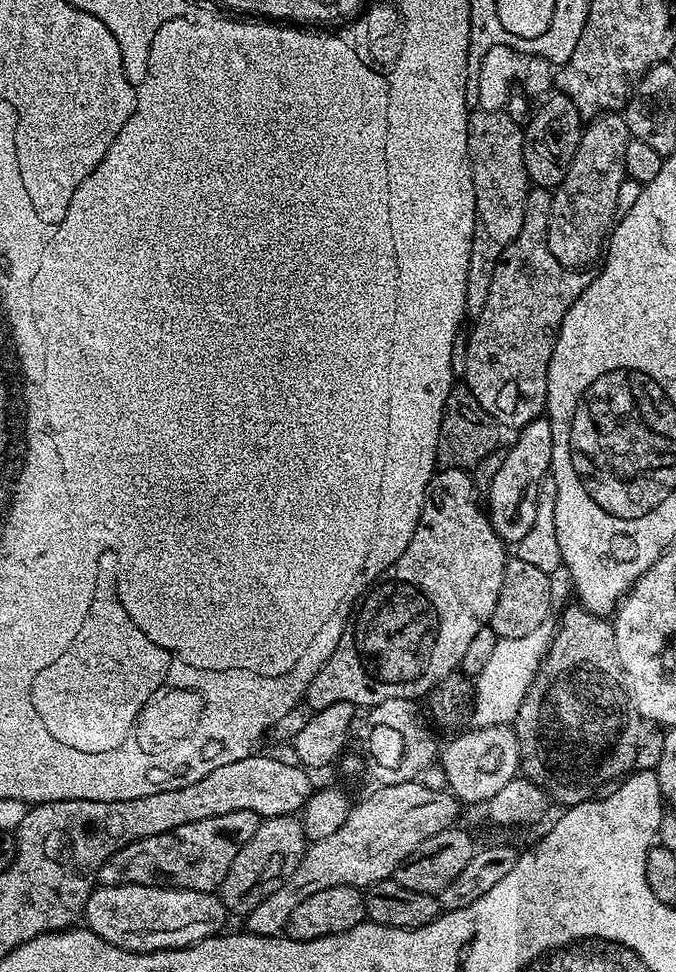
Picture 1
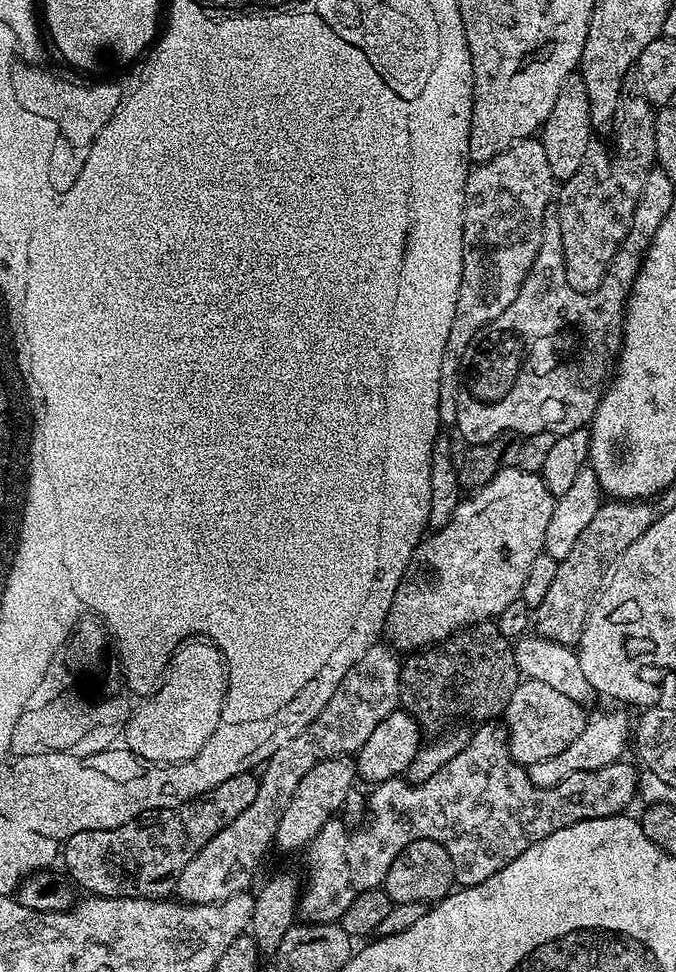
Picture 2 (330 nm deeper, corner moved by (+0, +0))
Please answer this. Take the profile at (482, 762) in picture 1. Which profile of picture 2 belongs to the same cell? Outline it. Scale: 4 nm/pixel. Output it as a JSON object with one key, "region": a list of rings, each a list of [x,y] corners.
{"region":[[[527,678],[521,679],[502,717],[503,723],[508,723],[508,732],[506,728],[508,755],[517,764],[527,766],[534,762],[542,762],[542,758],[554,758],[554,754],[562,754],[562,750],[566,750],[566,746],[570,746],[570,742],[574,742],[574,738],[578,738],[578,734],[582,734],[582,730],[588,725],[590,716],[589,713],[584,712],[587,712],[585,705],[568,698],[566,694],[551,686],[546,686],[546,683]]]}

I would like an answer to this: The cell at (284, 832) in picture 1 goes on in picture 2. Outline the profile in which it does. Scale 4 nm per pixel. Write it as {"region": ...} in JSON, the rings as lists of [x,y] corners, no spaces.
{"region":[[[339,756],[318,762],[318,766],[307,772],[306,778],[302,778],[298,786],[294,786],[294,794],[290,794],[286,810],[282,810],[282,822],[278,822],[275,847],[280,847],[284,852],[296,852],[304,847],[307,849],[319,837],[326,822],[334,819],[337,815],[335,812],[347,805],[348,796],[354,791],[355,784],[352,783],[357,783],[357,780],[355,759]]]}

